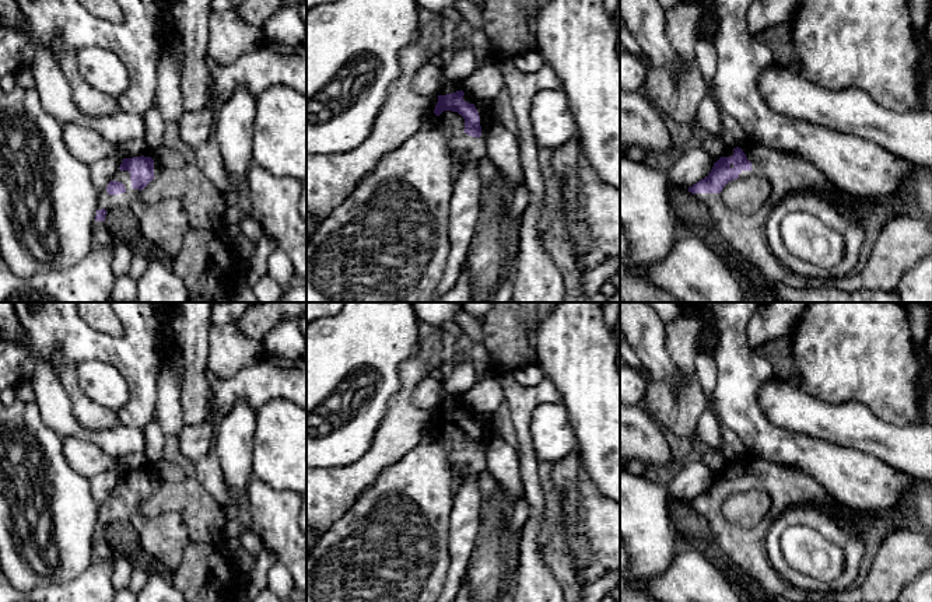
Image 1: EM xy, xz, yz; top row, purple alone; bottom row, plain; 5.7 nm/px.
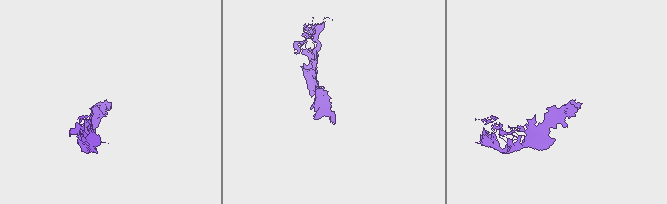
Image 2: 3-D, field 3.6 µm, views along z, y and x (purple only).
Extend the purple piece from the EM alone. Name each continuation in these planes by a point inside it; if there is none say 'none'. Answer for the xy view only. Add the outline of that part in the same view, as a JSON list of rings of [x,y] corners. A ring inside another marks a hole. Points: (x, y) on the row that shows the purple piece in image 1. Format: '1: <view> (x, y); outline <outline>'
1: xy (164, 223); outline [[[118,171],[112,181],[122,182],[125,193],[111,196],[106,186],[98,197],[98,210],[106,213],[115,207],[126,207],[136,216],[144,238],[162,249],[171,259],[182,249],[185,235],[190,230],[183,206],[175,197],[147,203],[141,199],[141,190],[132,188],[130,172]]]

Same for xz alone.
1: xz (465, 149); outline [[[444,111],[439,118],[449,133],[449,148],[455,157],[455,174],[458,175],[470,161],[480,161],[486,157],[486,136],[487,122],[486,118],[479,113],[481,136],[472,137],[465,133],[465,119],[458,112]]]

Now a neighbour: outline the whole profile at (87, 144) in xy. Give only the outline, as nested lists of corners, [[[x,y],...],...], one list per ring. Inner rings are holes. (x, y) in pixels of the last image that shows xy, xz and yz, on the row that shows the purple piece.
[[[63,123],[63,140],[74,158],[91,165],[111,154],[125,158],[120,146],[111,143],[98,130],[78,123]]]

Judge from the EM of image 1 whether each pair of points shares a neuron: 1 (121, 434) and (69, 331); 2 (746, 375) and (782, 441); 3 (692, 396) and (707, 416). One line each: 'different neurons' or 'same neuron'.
1: different neurons
2: same neuron
3: different neurons

